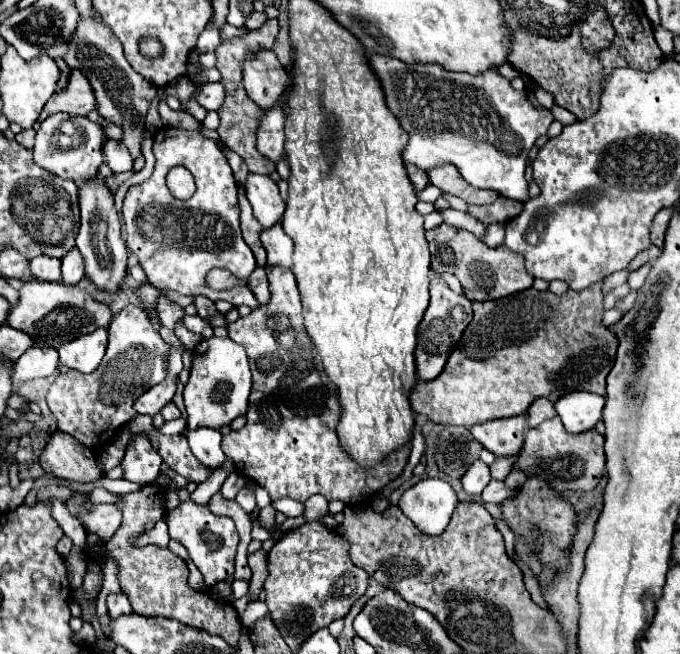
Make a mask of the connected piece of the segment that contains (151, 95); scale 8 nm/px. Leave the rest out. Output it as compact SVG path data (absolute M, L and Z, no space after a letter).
M80 18L78 26L68 42L68 52L64 54L64 62L70 68L80 68L84 76L88 78L94 94L96 94L96 106L102 118L118 124L124 130L122 142L128 150L132 150L132 156L138 158L140 142L144 134L144 120L150 102L156 98L156 86L144 80L134 68L128 64L122 52L120 40L114 36L114 32L98 18Z

